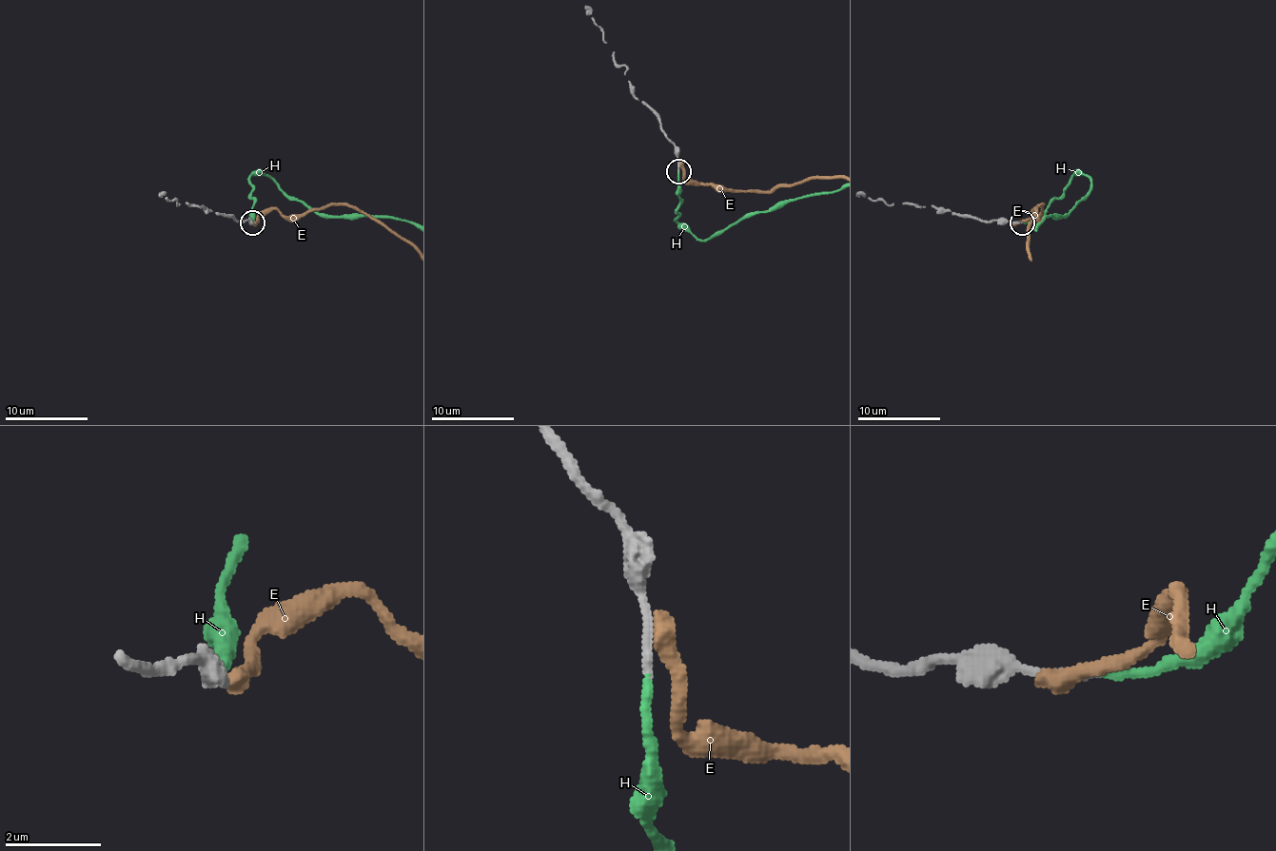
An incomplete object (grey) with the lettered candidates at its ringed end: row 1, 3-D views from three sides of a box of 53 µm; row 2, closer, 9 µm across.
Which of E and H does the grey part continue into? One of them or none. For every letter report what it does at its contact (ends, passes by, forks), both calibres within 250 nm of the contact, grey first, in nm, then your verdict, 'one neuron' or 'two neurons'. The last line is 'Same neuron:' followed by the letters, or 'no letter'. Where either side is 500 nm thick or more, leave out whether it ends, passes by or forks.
E: it ends there; 240 nm thick on the grey side, 420 nm on the other; two neurons
H: it ends there; 190 nm thick on the grey side, 180 nm on the other; one neuron
Same neuron: H

